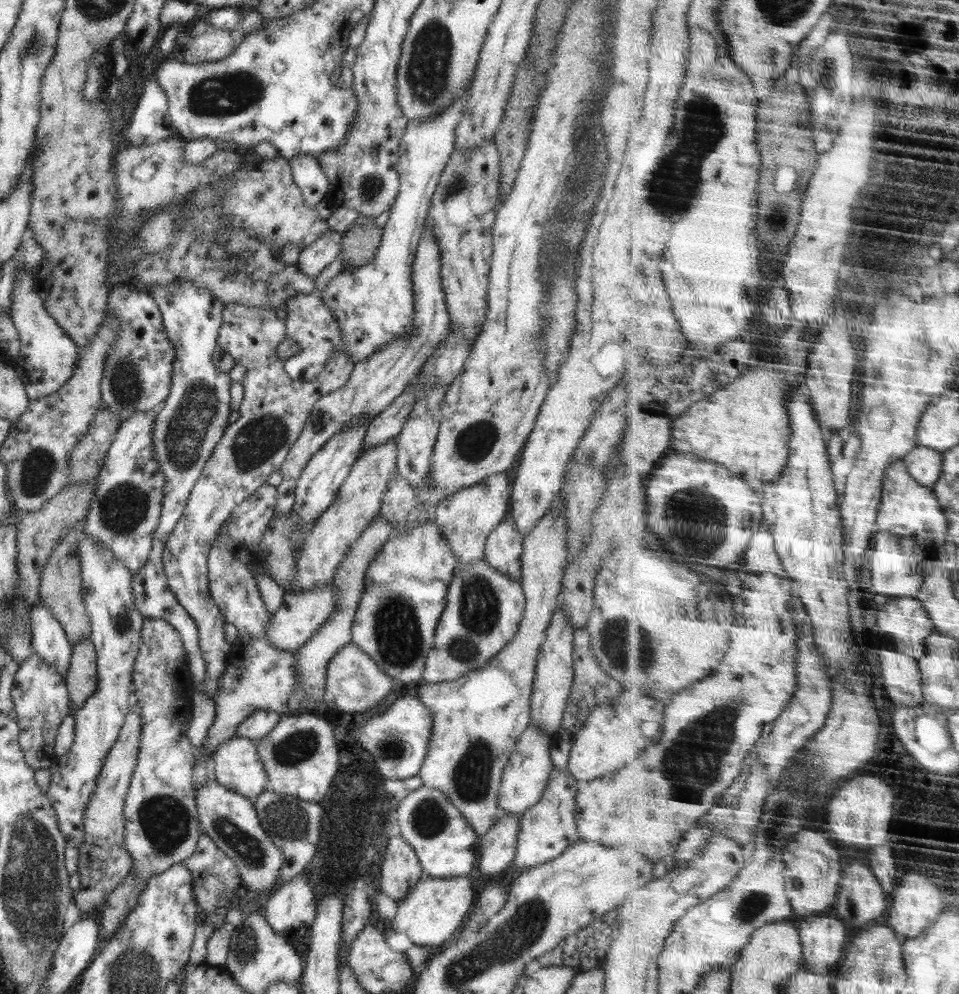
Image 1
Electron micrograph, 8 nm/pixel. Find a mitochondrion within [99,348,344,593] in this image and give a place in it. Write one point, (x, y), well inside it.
(198, 404)

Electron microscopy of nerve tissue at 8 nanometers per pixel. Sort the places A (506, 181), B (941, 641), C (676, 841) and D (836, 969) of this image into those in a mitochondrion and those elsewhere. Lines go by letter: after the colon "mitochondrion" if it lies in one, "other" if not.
A: other
B: other
C: other
D: other

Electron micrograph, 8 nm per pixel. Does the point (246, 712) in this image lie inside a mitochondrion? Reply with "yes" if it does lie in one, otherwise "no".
no

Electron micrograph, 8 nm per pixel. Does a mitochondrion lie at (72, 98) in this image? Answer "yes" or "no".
no

